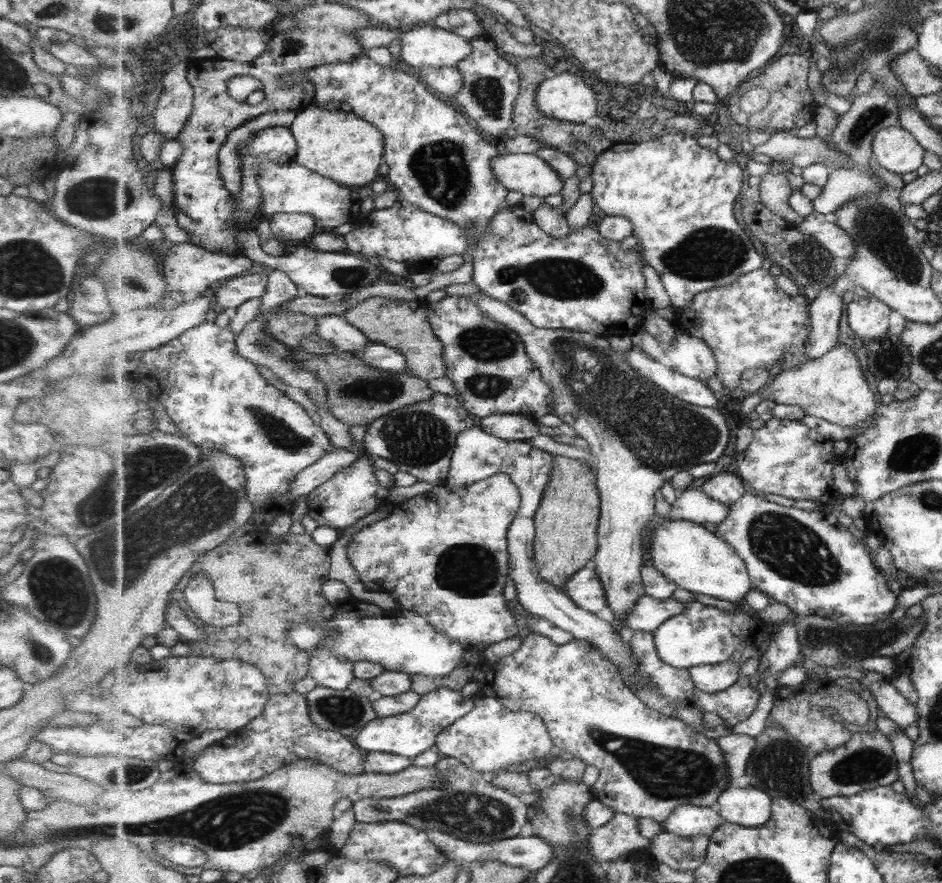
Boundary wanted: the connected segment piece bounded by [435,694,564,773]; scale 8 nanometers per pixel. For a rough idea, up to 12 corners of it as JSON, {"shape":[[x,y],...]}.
{"shape":[[485,694],[436,736],[443,757],[503,772],[560,754],[545,721]]}

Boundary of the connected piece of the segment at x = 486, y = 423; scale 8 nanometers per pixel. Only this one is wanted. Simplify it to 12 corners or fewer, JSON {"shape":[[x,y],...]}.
{"shape":[[492,414],[479,426],[506,441],[531,440],[545,431],[517,414]]}

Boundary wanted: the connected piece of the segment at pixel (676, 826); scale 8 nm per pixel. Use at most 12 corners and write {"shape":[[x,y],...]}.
{"shape":[[681,804],[664,832],[712,836],[724,821],[717,807]]}

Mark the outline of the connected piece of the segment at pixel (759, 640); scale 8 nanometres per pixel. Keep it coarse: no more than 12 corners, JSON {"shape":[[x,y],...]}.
{"shape":[[693,600],[655,632],[675,668],[733,662],[769,650],[776,624],[744,604]]}

